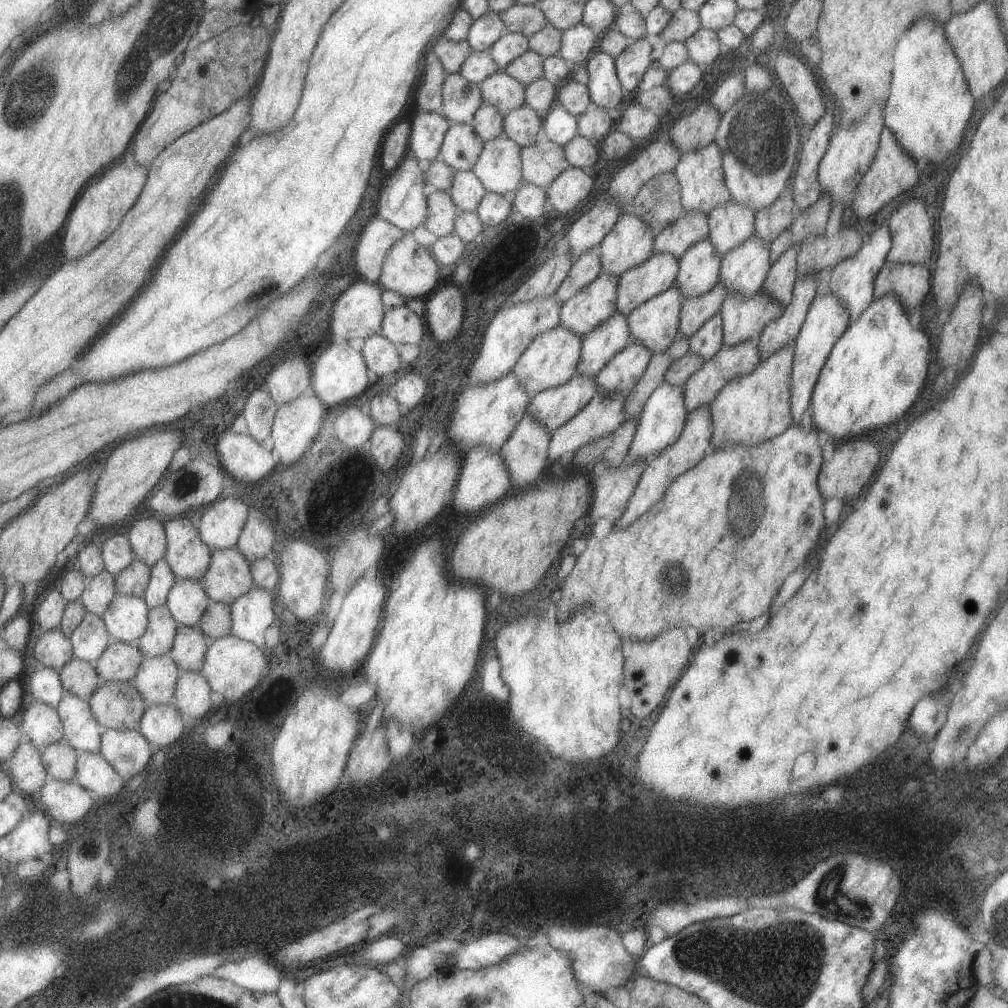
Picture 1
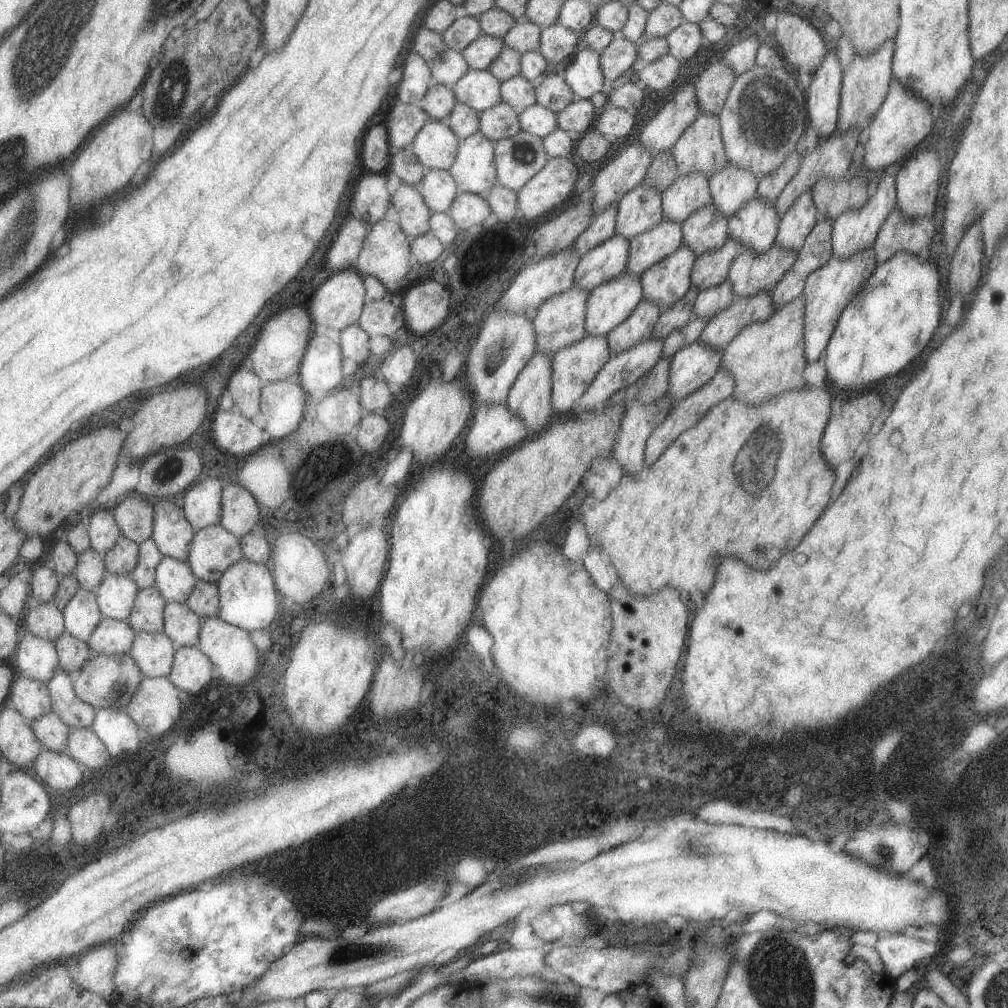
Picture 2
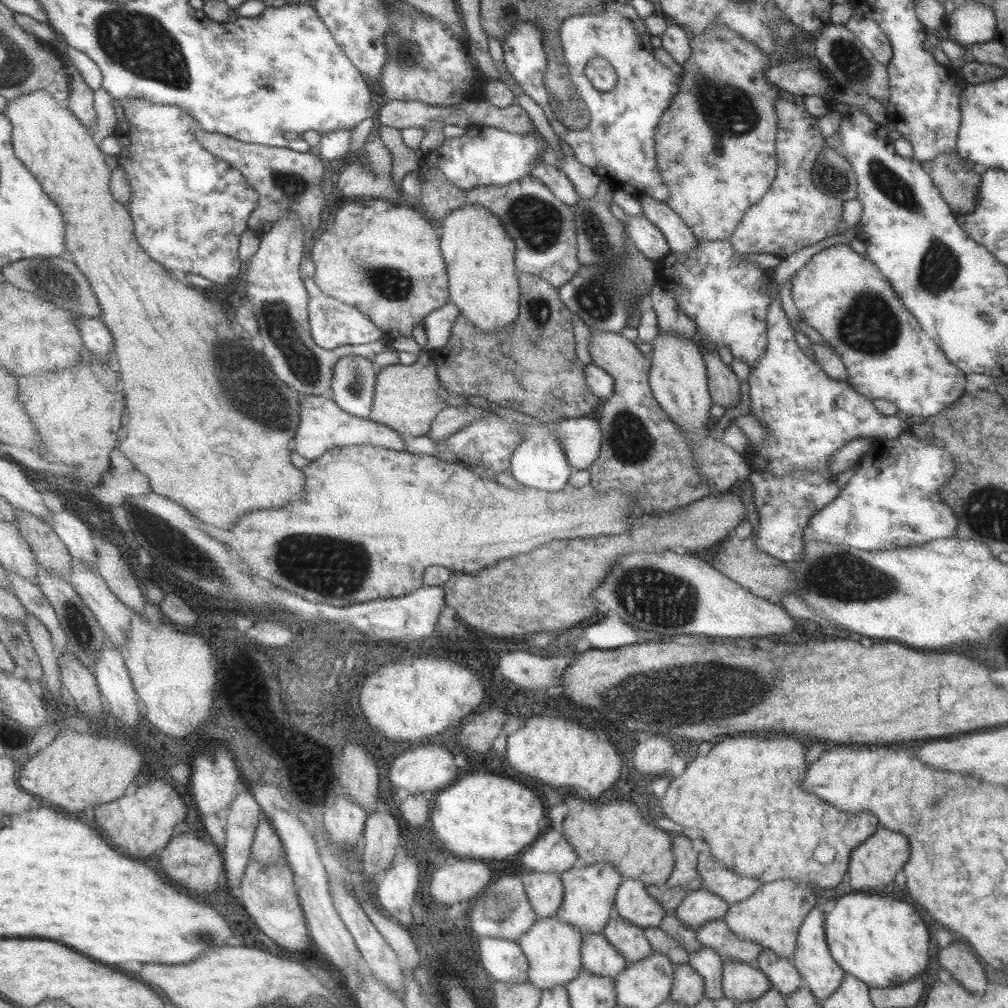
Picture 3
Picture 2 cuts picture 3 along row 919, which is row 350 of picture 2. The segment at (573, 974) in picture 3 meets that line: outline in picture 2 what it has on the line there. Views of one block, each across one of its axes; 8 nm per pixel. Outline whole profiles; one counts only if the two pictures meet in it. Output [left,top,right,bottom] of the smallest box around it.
[535,286,591,354]

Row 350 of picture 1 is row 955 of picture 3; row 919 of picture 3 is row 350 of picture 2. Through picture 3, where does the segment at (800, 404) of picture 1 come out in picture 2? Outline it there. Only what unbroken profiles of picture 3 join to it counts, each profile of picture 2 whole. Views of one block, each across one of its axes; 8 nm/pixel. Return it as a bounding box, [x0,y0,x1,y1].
[803,248,877,362]

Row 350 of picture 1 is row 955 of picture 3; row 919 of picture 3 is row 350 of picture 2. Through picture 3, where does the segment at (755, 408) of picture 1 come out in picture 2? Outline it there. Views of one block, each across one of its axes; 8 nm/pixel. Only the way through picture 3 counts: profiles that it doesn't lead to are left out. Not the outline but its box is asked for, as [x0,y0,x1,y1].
[721,294,807,404]

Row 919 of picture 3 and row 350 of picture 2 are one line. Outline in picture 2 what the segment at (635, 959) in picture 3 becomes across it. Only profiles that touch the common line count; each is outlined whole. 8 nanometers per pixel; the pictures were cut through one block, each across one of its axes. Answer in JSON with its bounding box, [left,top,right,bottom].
[607,300,659,356]

